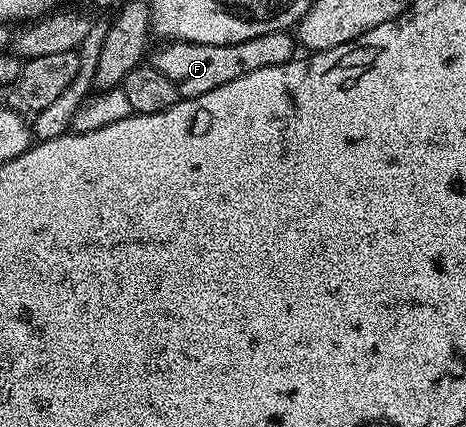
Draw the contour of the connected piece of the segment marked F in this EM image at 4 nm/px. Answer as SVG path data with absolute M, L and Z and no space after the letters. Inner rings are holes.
M287 30L277 32L265 32L265 36L253 36L253 40L241 40L237 44L193 44L192 42L167 42L155 55L150 55L149 64L177 88L180 99L200 98L205 92L213 92L215 88L221 88L221 84L229 84L229 80L237 80L249 72L257 72L257 68L277 68L284 66L286 62L296 57L297 42L294 37L290 38Z

